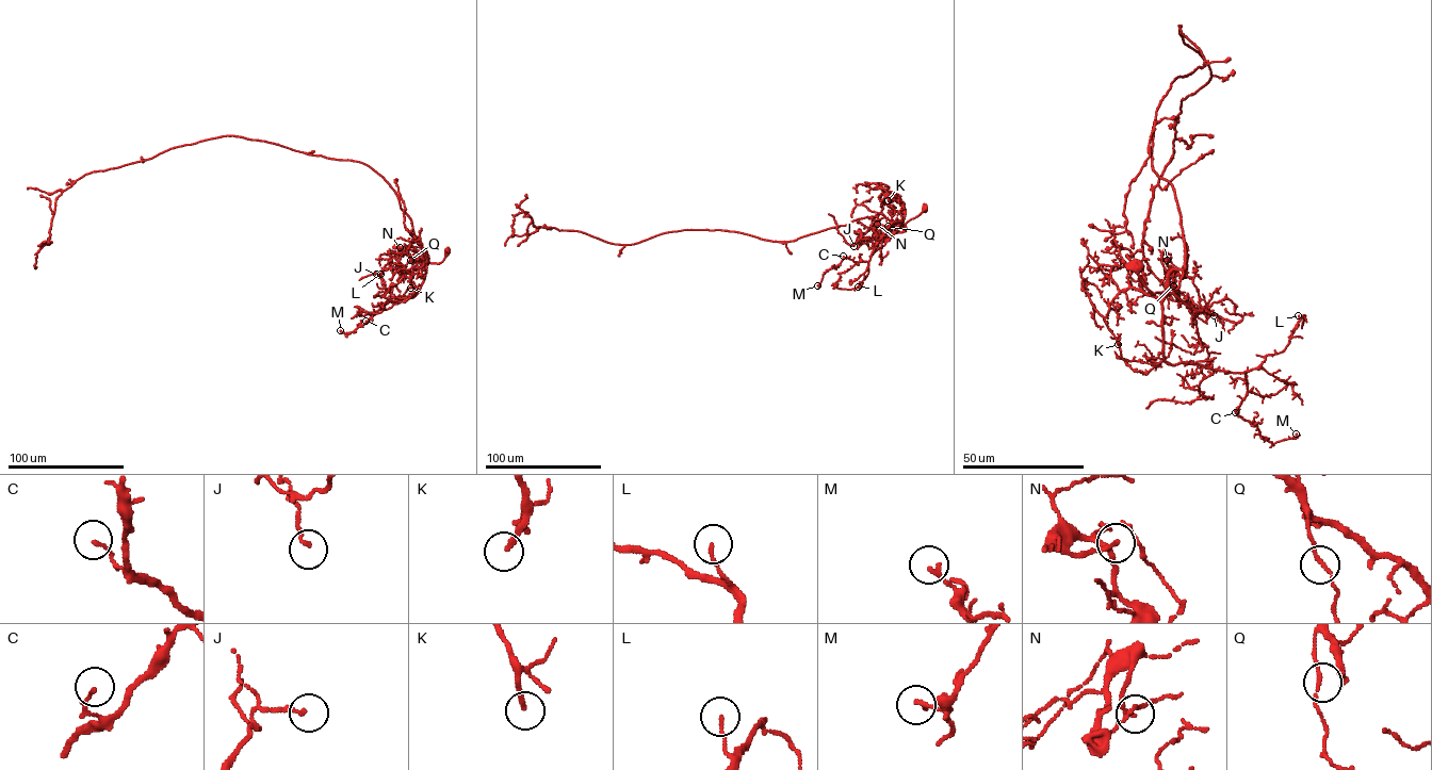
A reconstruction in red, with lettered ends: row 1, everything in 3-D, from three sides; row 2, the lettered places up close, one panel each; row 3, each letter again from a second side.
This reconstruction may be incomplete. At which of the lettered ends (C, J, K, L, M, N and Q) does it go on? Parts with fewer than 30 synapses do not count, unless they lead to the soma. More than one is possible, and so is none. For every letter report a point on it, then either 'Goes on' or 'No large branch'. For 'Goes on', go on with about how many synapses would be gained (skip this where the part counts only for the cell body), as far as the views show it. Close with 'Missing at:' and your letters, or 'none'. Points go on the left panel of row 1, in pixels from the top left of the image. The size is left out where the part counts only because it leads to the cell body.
C: Place: (365, 321). No large branch
J: Place: (376, 274). No large branch
K: Place: (410, 288). No large branch
L: Place: (380, 274). No large branch
M: Place: (340, 330). No large branch
N: Place: (400, 247). No large branch
Q: Place: (410, 260). No large branch
Missing at: none

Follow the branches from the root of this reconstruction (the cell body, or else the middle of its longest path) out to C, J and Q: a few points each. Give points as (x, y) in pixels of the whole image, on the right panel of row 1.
C: (1136, 268), (1152, 293), (1176, 289), (1183, 272), (1167, 277), (1162, 358), (1247, 372), (1247, 394), (1235, 412)
J: (1136, 268), (1152, 293), (1176, 289), (1182, 271), (1169, 292), (1204, 322), (1214, 315)
Q: (1136, 268), (1152, 293), (1176, 289), (1180, 269), (1169, 274), (1169, 292), (1175, 290), (1175, 294), (1173, 285)

